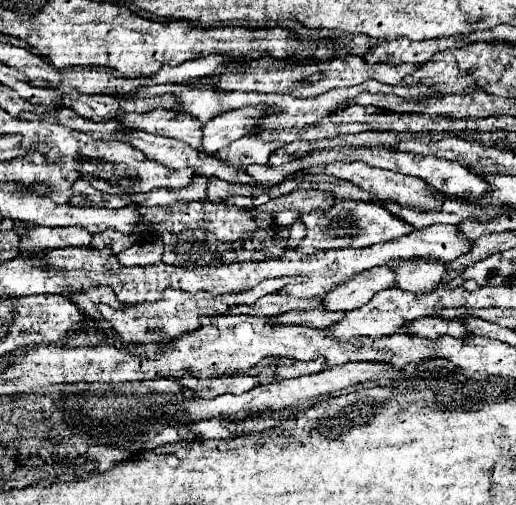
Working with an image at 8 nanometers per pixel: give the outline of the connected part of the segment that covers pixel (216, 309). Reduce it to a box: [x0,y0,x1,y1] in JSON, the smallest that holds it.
[99,276,305,342]

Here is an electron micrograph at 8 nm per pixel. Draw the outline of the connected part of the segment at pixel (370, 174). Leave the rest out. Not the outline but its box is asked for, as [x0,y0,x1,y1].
[307,162,443,210]

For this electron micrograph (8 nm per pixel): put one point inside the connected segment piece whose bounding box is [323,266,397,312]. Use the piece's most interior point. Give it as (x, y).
(353, 294)

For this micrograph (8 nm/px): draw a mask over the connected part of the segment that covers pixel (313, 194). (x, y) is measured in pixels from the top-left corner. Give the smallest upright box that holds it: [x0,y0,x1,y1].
[263,190,335,214]

